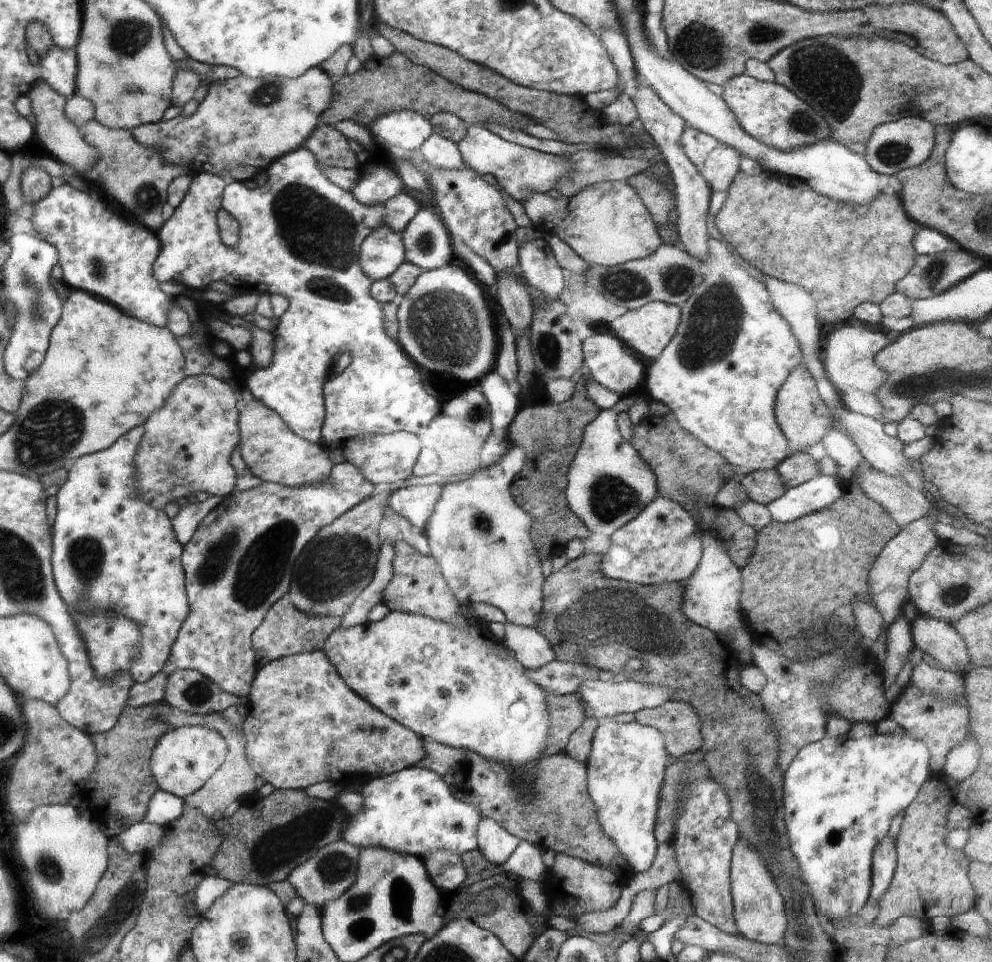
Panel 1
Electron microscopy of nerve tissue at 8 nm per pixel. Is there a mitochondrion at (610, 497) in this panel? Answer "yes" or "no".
yes

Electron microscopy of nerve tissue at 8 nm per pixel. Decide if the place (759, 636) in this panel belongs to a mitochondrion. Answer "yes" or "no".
no

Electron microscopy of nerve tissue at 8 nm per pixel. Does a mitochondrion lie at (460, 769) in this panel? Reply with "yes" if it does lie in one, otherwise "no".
yes

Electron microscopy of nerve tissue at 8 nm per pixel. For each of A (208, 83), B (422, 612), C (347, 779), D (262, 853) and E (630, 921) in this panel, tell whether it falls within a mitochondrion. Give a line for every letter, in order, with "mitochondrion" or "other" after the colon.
A: other
B: other
C: other
D: mitochondrion
E: other

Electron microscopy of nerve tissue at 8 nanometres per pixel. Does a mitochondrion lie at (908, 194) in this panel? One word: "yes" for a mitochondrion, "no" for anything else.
no

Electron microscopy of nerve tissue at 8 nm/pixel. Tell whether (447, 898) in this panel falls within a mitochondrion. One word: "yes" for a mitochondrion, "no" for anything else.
no

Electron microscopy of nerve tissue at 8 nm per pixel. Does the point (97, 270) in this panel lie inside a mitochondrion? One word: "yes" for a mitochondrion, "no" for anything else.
yes

